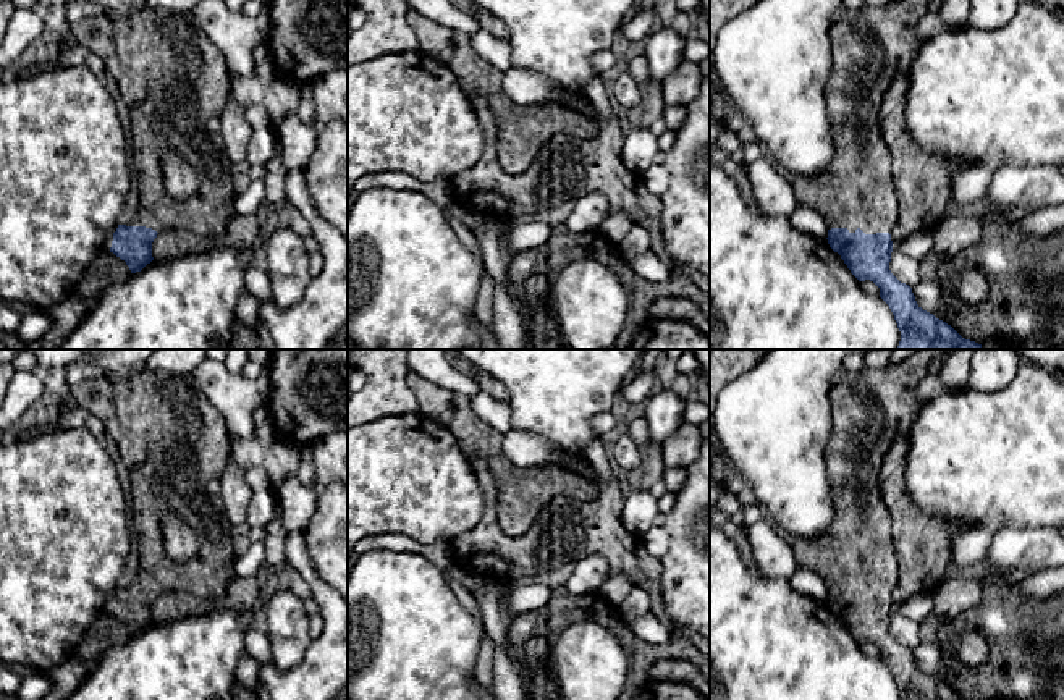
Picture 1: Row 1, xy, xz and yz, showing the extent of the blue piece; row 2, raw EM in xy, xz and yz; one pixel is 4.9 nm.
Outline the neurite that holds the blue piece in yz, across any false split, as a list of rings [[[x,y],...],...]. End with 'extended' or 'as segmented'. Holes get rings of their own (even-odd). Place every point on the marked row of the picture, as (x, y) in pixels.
[[[897,0],[885,6],[863,5],[859,10],[841,6],[831,18],[830,40],[833,70],[825,86],[825,103],[830,118],[834,157],[821,176],[787,175],[797,205],[812,207],[823,217],[830,247],[841,255],[851,273],[859,280],[870,280],[880,288],[880,297],[889,306],[901,341],[897,349],[982,349],[982,344],[962,338],[951,325],[923,310],[912,288],[901,283],[889,270],[893,241],[891,230],[897,220],[889,152],[880,133],[880,110],[889,86],[899,78],[909,78],[915,53],[922,45],[914,26],[928,11],[930,0]]]; extended

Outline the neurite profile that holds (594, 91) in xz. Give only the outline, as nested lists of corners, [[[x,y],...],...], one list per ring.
[[[600,78],[590,79],[581,91],[584,97],[592,103],[600,116],[610,116],[614,103],[611,100],[610,89],[600,81]]]

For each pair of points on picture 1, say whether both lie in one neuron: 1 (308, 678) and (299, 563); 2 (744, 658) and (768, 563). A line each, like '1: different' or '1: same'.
1: same
2: different

